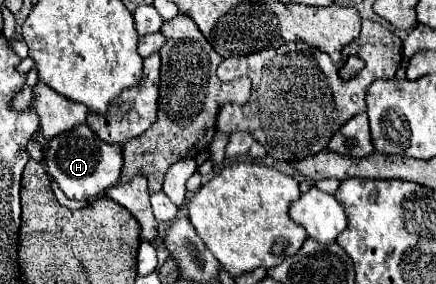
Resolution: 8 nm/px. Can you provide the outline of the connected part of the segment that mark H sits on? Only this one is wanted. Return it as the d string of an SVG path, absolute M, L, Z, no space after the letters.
M88 125L76 127L74 131L70 131L66 135L60 135L60 139L50 141L48 173L56 179L58 187L70 199L92 203L106 189L110 189L112 185L116 185L120 181L122 163L124 163L122 147L102 143L102 139L98 139L98 135L94 135Z

